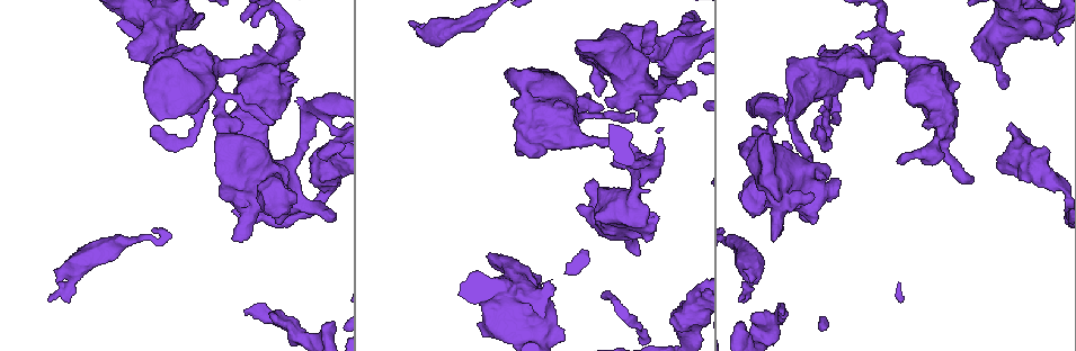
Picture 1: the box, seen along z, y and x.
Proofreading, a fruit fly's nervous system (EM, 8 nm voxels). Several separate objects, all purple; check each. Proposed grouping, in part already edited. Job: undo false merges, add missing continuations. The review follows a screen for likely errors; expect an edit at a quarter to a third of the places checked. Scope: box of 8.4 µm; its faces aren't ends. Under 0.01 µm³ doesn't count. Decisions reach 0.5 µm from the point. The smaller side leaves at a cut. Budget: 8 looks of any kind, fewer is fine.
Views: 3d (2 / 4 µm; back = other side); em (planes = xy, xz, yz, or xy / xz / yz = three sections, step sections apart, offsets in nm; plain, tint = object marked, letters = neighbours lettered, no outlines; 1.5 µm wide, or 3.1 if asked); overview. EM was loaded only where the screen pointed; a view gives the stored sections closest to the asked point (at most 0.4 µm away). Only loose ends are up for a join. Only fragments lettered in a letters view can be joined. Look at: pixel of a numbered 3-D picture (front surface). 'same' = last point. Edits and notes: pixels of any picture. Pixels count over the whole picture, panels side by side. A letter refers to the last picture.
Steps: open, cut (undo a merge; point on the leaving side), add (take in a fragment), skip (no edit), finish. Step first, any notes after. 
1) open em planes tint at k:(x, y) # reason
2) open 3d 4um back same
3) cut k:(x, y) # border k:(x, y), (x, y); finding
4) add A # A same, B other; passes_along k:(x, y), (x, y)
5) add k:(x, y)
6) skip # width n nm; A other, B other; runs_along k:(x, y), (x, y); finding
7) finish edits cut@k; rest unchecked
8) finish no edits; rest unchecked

open em xy step 4 tint at 1:(651, 122) # stops while still wide

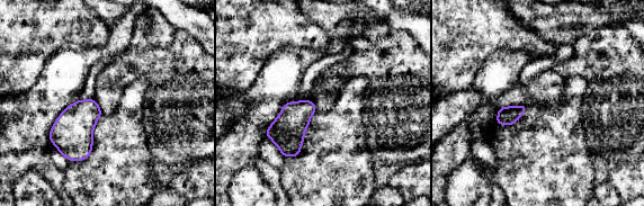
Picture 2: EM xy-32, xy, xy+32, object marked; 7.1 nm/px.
open em planes letters same # cut it another way

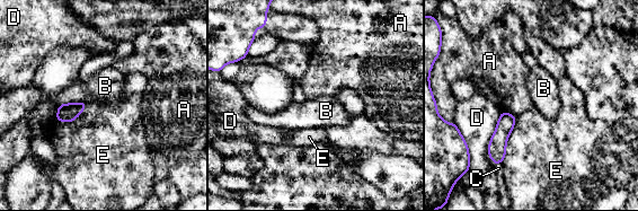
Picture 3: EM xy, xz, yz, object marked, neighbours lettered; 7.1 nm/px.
skip # A other, B other, C other, D other, E other; border 3:(516, 117), (502, 163); none of them fits

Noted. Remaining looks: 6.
open 3d 4um at 1:(656, 22) # an open end

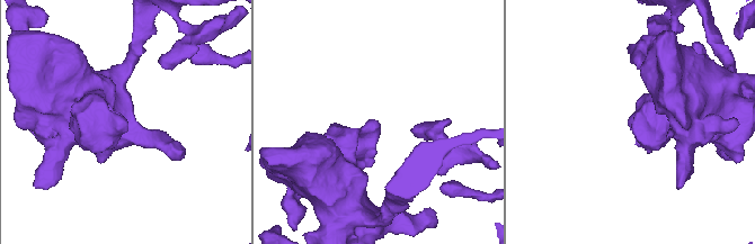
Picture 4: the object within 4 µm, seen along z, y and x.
open em xz step 4 tint at 4:(373, 123)

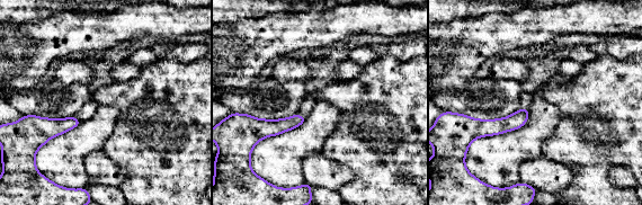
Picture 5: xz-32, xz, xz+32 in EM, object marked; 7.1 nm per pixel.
open em planes letters same # another direction

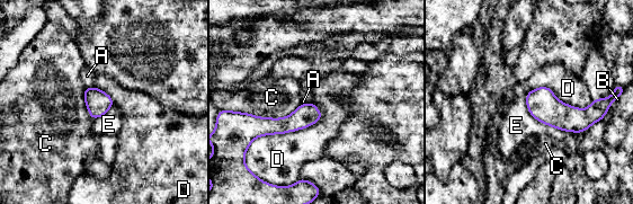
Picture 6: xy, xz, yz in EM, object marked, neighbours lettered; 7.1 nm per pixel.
skip # A other, B other, C other, D other, E other; none of them fits

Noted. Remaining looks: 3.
open 3d 4um at 1:(48, 301) # tapers out

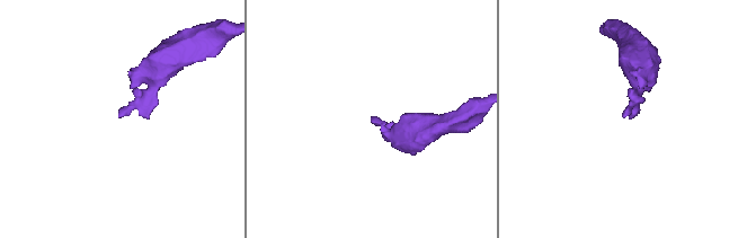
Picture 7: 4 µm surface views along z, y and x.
open em planes tint at 7:(623, 117) # need the tissue

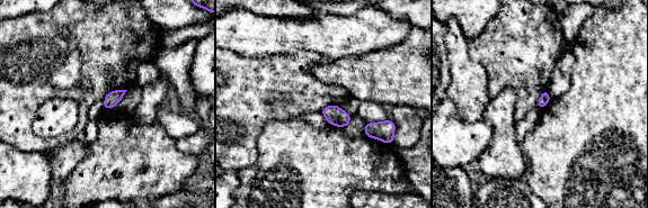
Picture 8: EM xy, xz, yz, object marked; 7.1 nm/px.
open em planes letters same # see the neighbours

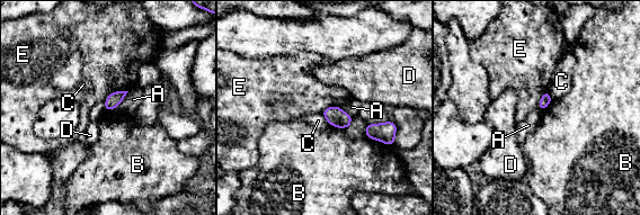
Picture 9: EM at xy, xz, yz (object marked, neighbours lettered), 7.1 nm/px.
skip # A other, B other, C other, D other, E other; border 9:(129, 91), (115, 107), (107, 110); none of them fits

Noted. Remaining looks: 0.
finish no edits; rest unchecked

